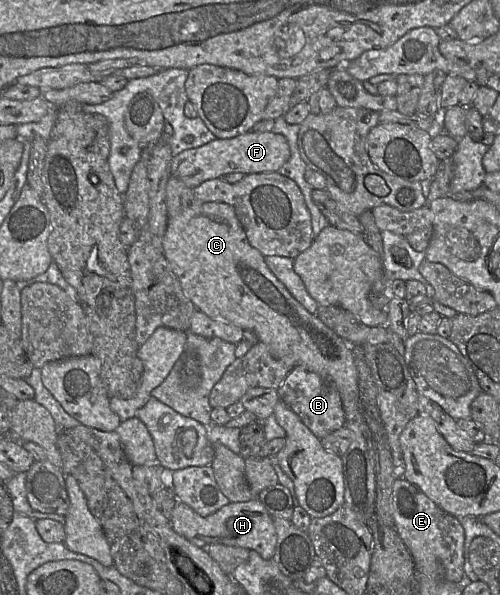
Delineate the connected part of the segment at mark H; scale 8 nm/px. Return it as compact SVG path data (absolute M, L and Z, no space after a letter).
M253 498L246 502L229 502L209 516L201 516L184 502L177 500L170 517L174 531L193 544L206 547L209 544L225 544L252 549L265 560L273 558L277 534L273 517L263 504Z

